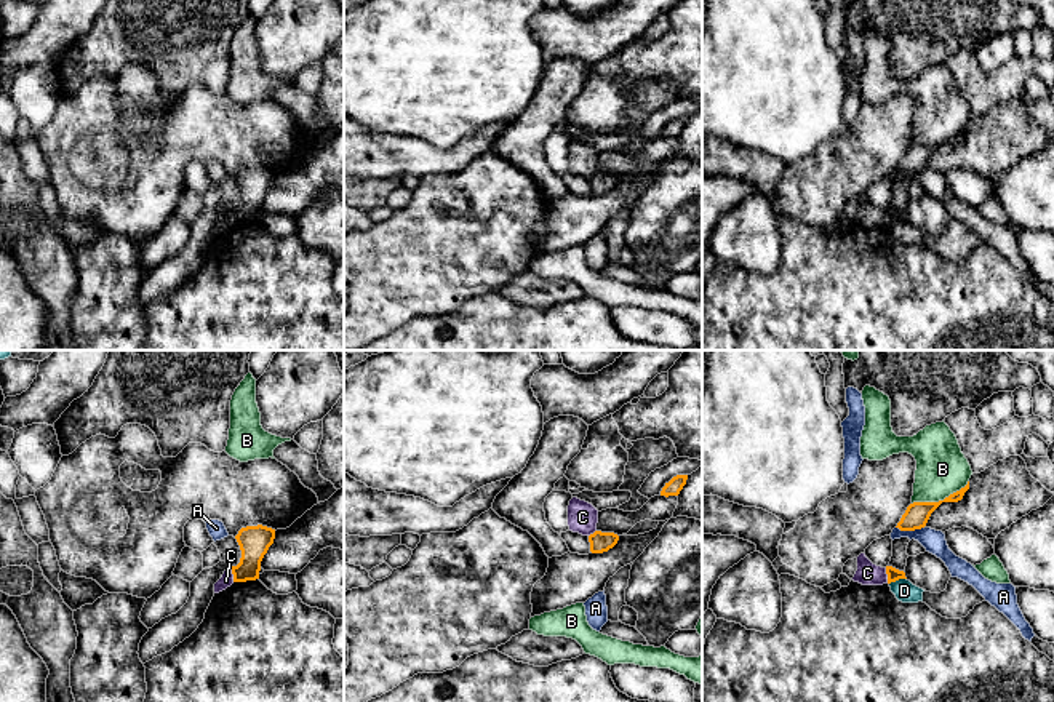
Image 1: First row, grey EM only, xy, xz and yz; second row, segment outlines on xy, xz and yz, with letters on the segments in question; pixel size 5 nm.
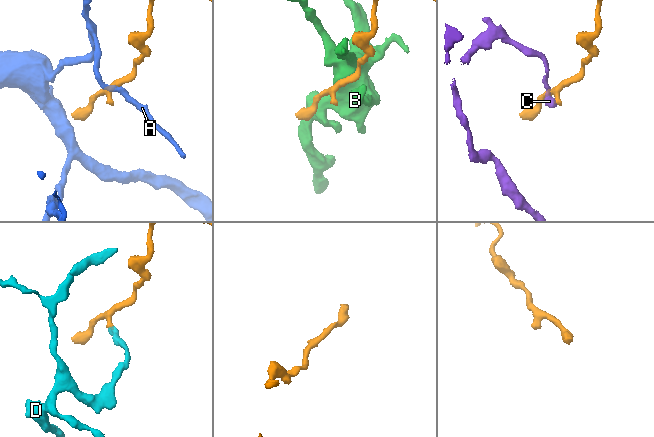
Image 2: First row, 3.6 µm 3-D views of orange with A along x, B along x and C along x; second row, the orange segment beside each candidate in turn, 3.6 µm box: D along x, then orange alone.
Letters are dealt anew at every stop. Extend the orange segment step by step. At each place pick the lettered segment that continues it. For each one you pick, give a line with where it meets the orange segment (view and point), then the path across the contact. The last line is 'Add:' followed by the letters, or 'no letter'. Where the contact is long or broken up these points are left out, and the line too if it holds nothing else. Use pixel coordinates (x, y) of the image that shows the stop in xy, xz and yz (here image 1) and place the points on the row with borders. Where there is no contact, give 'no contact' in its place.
Add: no letter

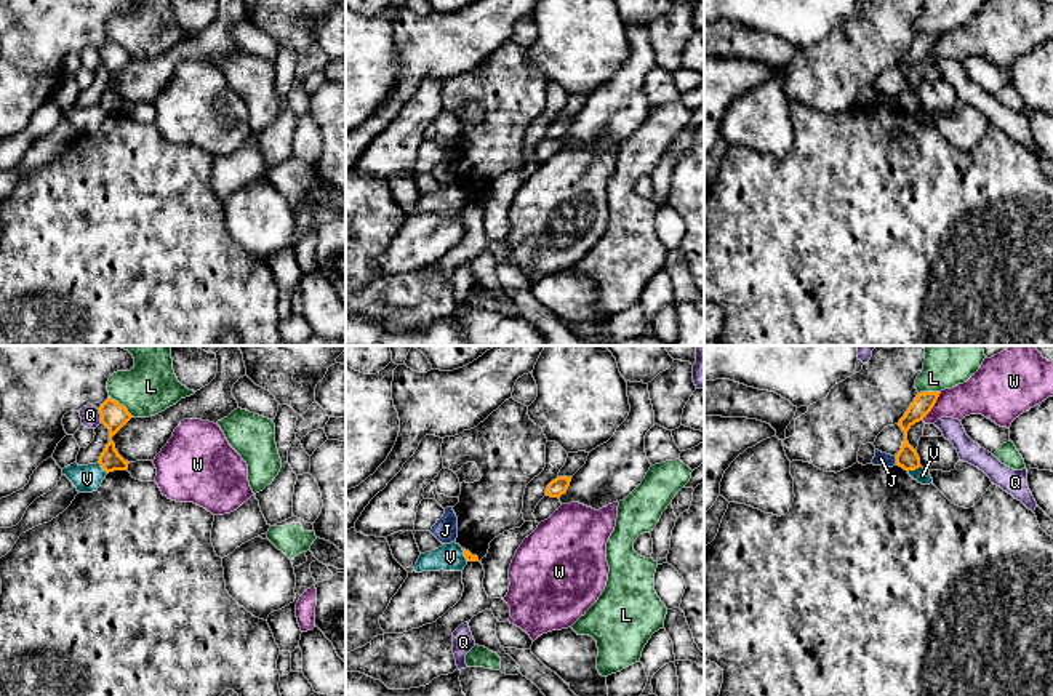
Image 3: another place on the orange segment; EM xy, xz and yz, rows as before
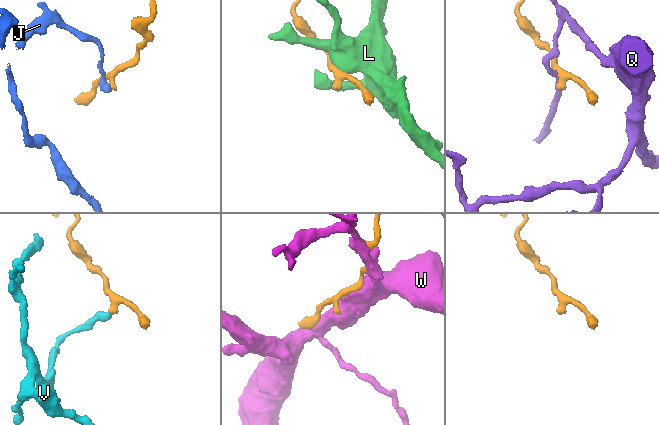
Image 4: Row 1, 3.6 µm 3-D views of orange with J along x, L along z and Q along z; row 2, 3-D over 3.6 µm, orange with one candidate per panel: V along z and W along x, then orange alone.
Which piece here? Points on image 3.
Add: no letter

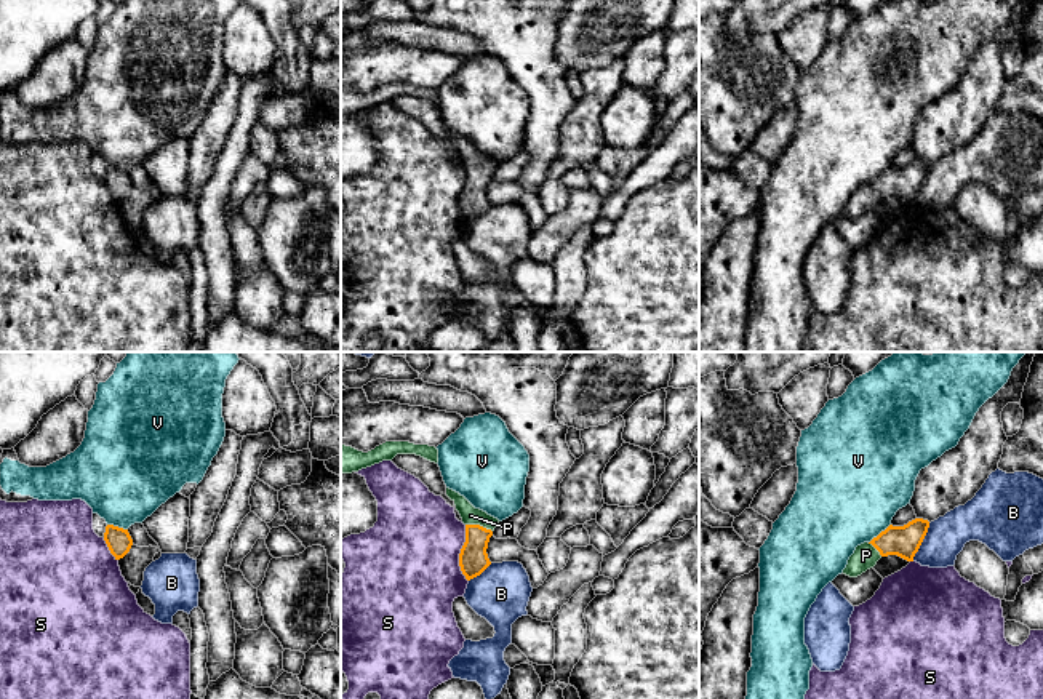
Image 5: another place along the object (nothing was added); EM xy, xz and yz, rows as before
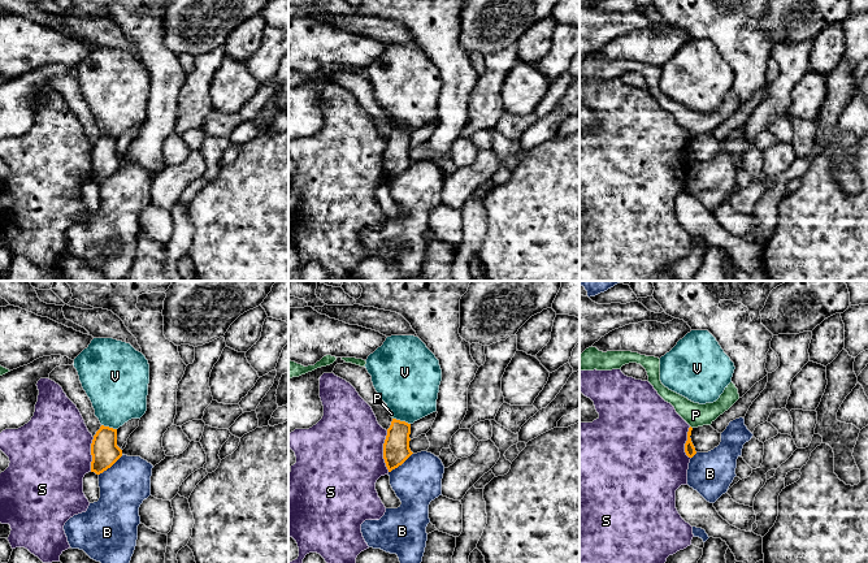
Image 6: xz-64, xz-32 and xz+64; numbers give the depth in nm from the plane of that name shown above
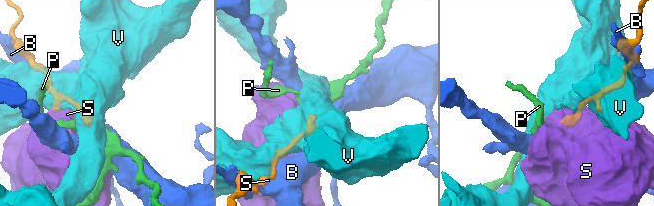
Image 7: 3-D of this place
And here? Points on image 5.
P: contact xz (479, 525); way xz (474, 560), (479, 525), (471, 515)
Add: P

